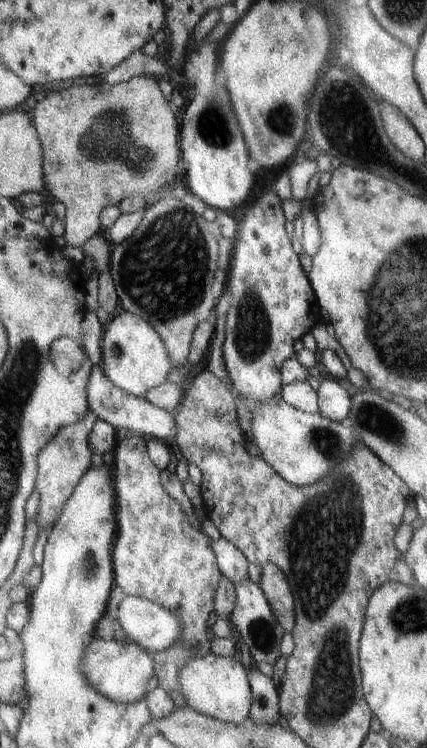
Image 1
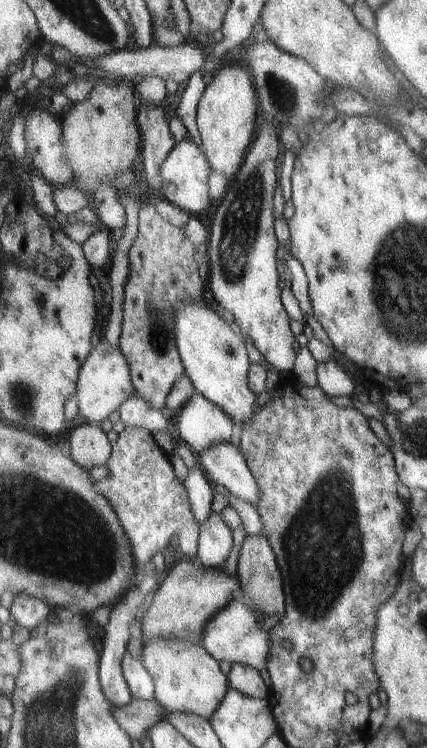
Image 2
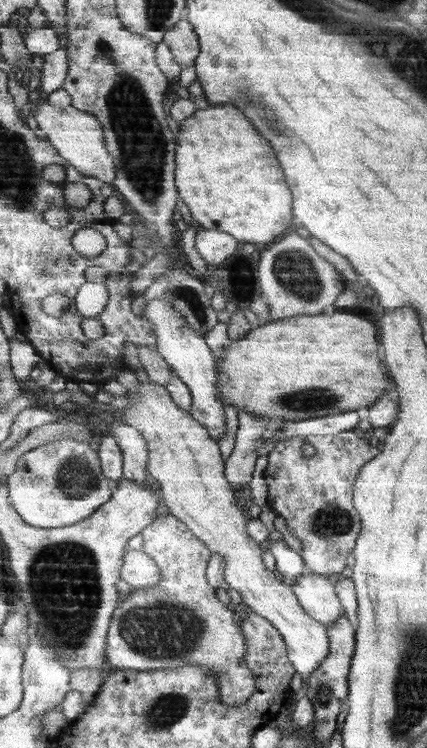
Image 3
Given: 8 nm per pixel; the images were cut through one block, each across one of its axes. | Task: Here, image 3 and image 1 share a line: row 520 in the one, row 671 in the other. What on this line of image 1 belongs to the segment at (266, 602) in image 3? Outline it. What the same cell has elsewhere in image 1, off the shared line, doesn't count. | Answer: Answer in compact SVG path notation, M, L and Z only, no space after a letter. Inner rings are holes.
M211 652L185 665L180 674L181 692L195 710L228 723L243 724L251 715L254 699L248 671L242 657L222 657Z

